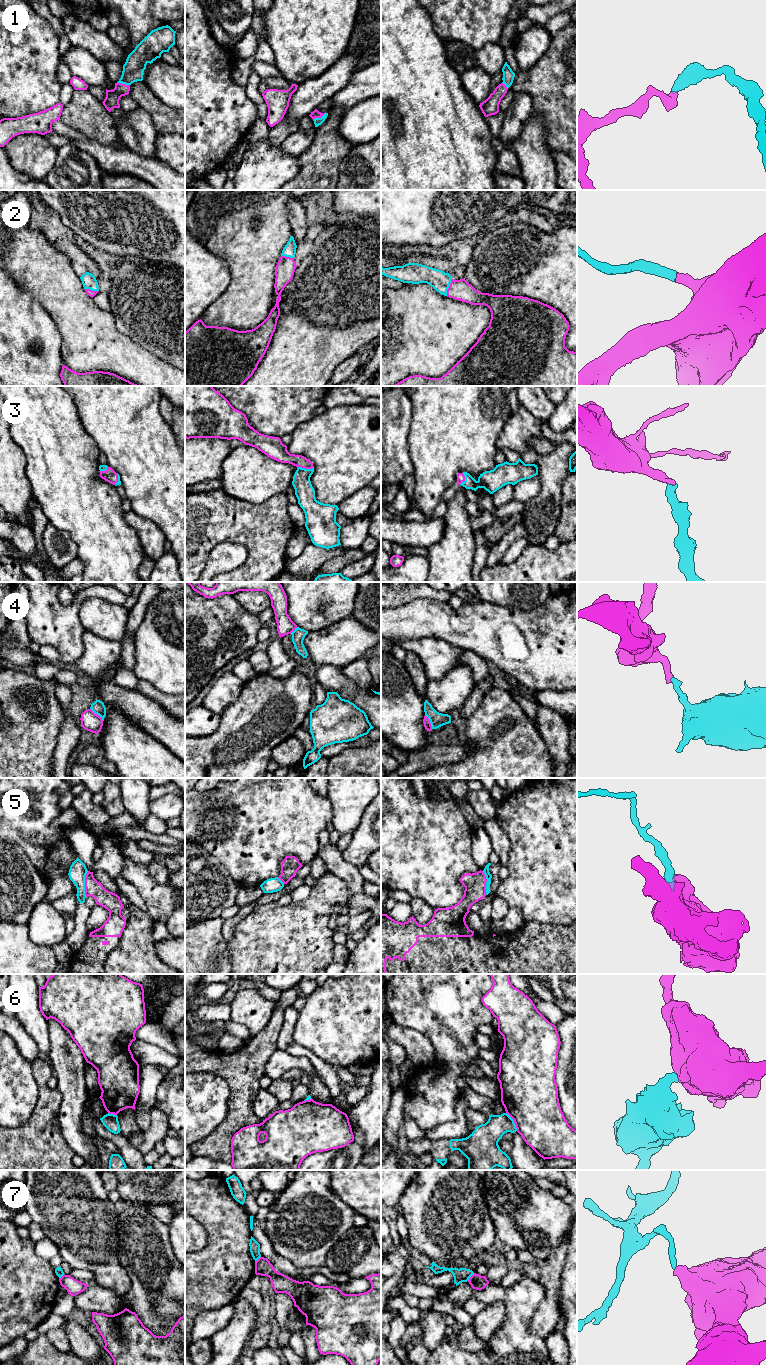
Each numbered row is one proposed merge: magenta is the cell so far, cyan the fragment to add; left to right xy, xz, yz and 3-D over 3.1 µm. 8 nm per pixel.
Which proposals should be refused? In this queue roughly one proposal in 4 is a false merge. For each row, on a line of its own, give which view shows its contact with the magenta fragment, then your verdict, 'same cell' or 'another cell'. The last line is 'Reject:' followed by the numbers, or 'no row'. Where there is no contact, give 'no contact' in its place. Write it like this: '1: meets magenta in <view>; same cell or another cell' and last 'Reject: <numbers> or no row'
1: meets magenta in xz; same cell
2: meets magenta in yz; same cell
3: meets magenta in xz; same cell
4: meets magenta in xy; another cell
5: meets magenta in xy; another cell
6: meets magenta in yz; another cell
7: meets magenta in yz; another cell
Reject: 4, 5, 6, 7

